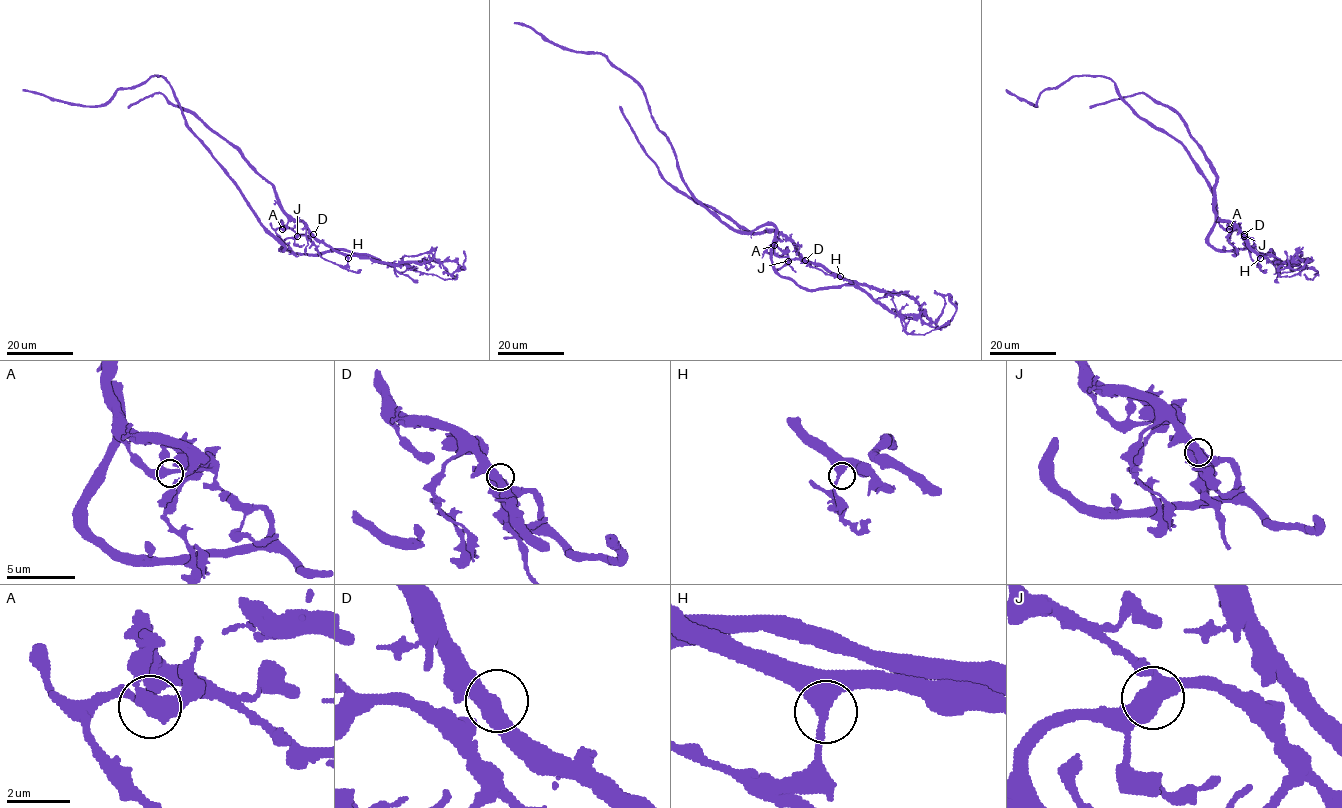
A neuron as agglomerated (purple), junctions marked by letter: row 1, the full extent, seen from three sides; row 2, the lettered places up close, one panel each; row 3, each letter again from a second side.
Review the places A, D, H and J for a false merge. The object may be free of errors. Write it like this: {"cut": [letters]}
{"cut": ["J"]}

